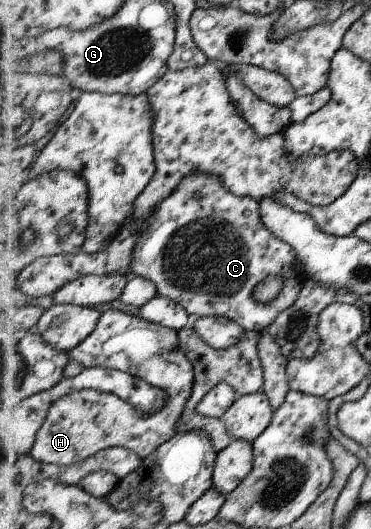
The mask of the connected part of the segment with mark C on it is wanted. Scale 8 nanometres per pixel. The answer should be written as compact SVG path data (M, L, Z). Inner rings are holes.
M198 171L186 177L176 193L156 207L154 217L146 223L142 239L136 245L136 257L132 263L134 276L148 277L156 282L160 296L170 297L186 307L191 315L203 317L224 316L244 325L246 329L262 332L286 308L295 304L302 286L307 281L306 271L299 261L295 249L277 238L264 227L260 219L259 200L240 197L226 189L218 175ZM268 275L282 277L282 291L272 303L258 303L252 297L252 289Z

